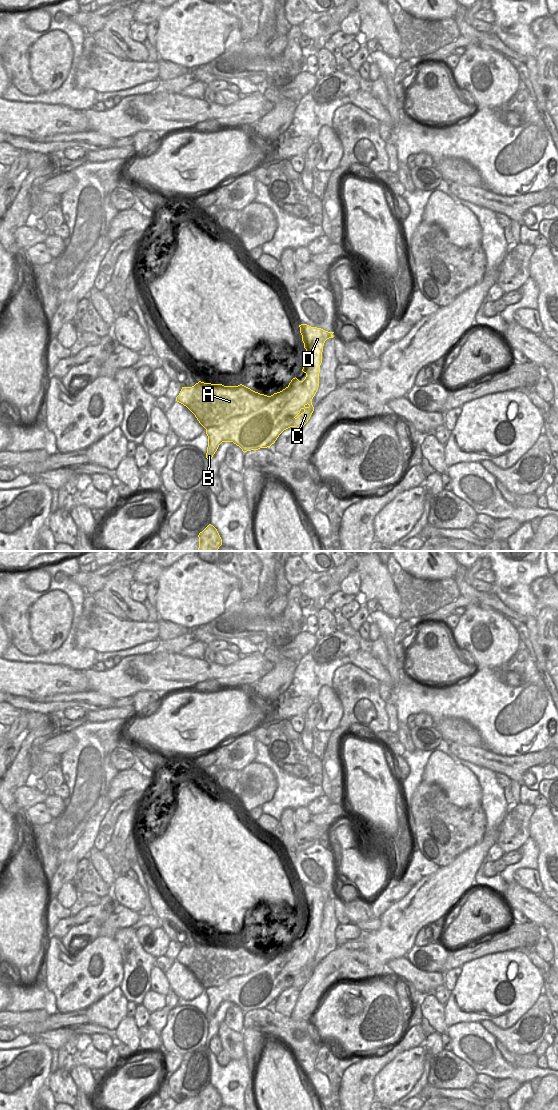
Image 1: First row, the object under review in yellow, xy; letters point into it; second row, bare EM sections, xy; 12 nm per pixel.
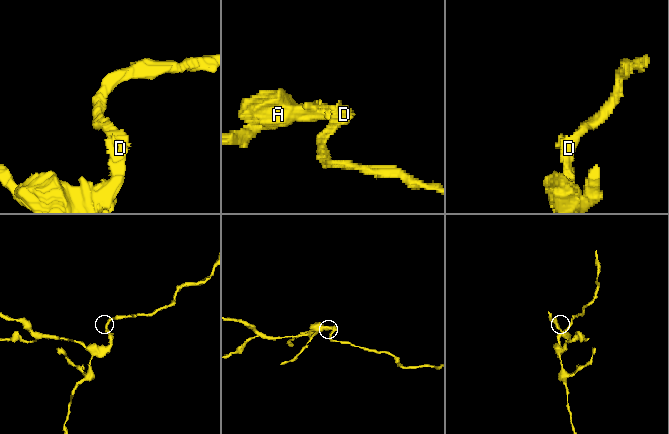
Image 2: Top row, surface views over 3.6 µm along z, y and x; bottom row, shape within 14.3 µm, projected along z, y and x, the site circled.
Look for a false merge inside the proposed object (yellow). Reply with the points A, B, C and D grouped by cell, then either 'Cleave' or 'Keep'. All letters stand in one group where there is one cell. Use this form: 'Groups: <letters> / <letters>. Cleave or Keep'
Groups: A / B C D. Cleave

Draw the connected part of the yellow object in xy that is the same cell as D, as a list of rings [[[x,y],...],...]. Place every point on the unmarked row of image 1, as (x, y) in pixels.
[[[301,884],[299,887],[307,914],[306,923],[302,929],[306,934],[305,939],[299,941],[296,937],[293,938],[285,949],[269,956],[270,960],[257,971],[248,975],[231,978],[222,986],[206,988],[206,994],[208,996],[206,1018],[208,1021],[212,1019],[222,1002],[233,1002],[239,1006],[244,1013],[260,1008],[267,1008],[275,1003],[284,990],[290,987],[301,989],[308,982],[314,971],[312,959],[319,947],[319,933],[322,923],[323,906],[327,899],[334,897],[332,895],[334,892],[311,887],[307,884]]]

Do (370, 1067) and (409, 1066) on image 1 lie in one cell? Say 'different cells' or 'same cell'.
different cells

